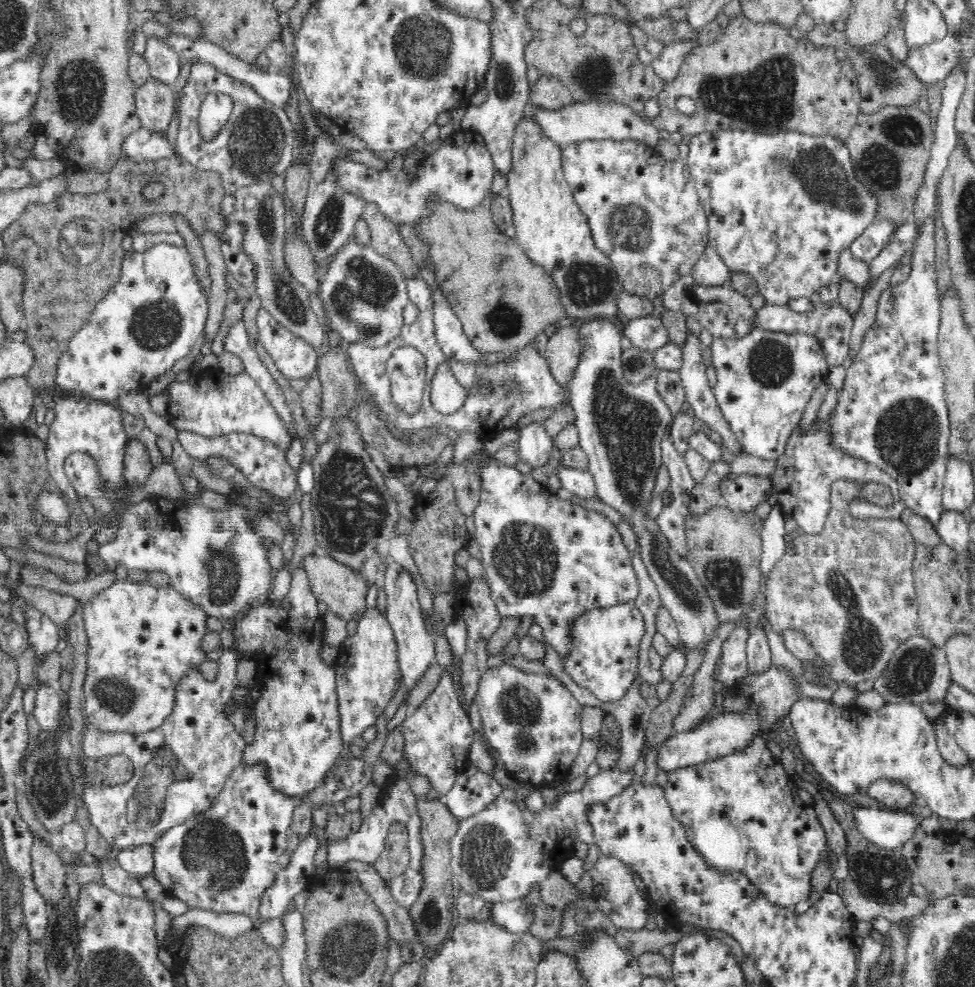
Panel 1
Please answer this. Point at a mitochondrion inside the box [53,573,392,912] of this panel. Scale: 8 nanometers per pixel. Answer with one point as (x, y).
(211, 852)

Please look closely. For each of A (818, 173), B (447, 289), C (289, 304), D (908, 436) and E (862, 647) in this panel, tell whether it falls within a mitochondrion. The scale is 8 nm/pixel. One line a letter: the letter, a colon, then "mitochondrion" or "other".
A: mitochondrion
B: other
C: mitochondrion
D: mitochondrion
E: mitochondrion

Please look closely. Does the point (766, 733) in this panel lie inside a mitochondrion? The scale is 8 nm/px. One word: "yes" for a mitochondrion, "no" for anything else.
no

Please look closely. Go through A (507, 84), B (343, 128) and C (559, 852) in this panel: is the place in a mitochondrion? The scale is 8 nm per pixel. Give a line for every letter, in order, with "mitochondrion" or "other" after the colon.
A: mitochondrion
B: other
C: other

